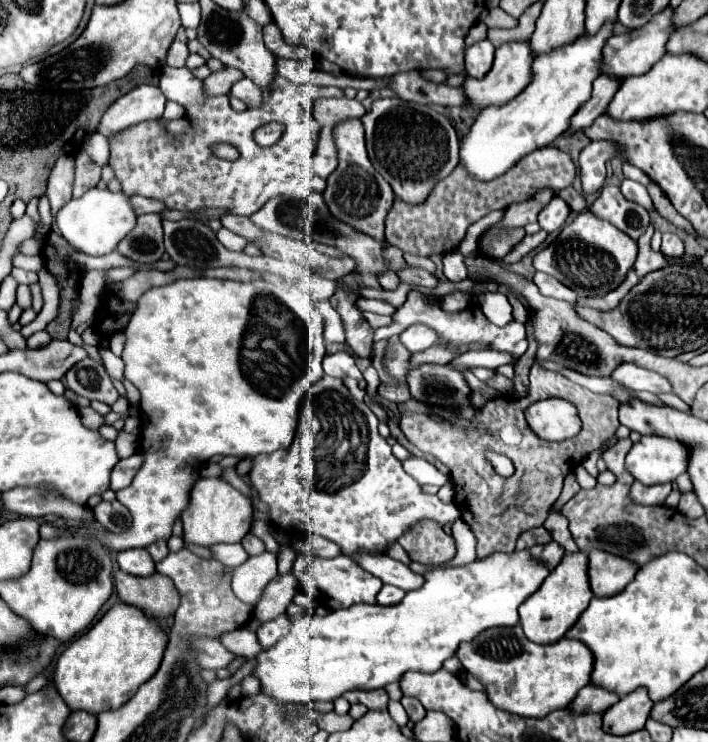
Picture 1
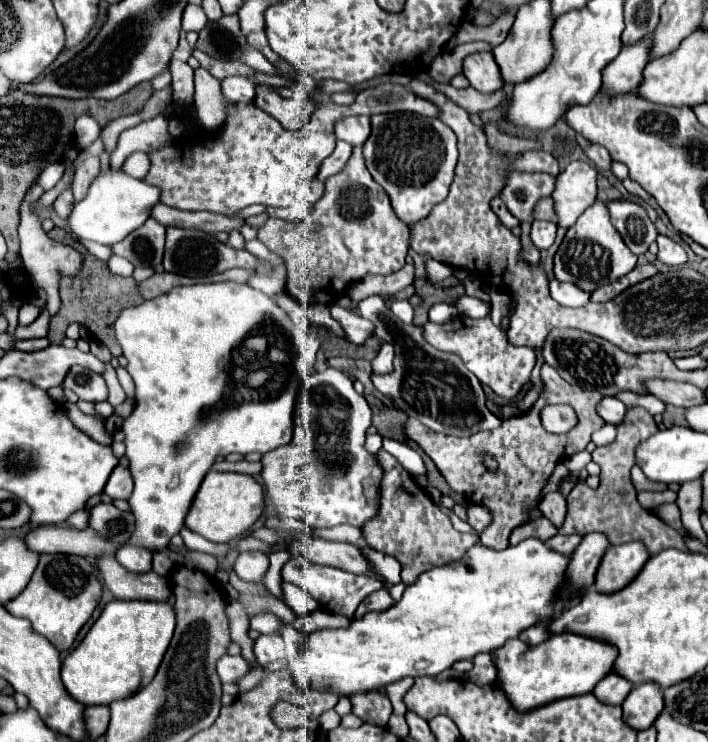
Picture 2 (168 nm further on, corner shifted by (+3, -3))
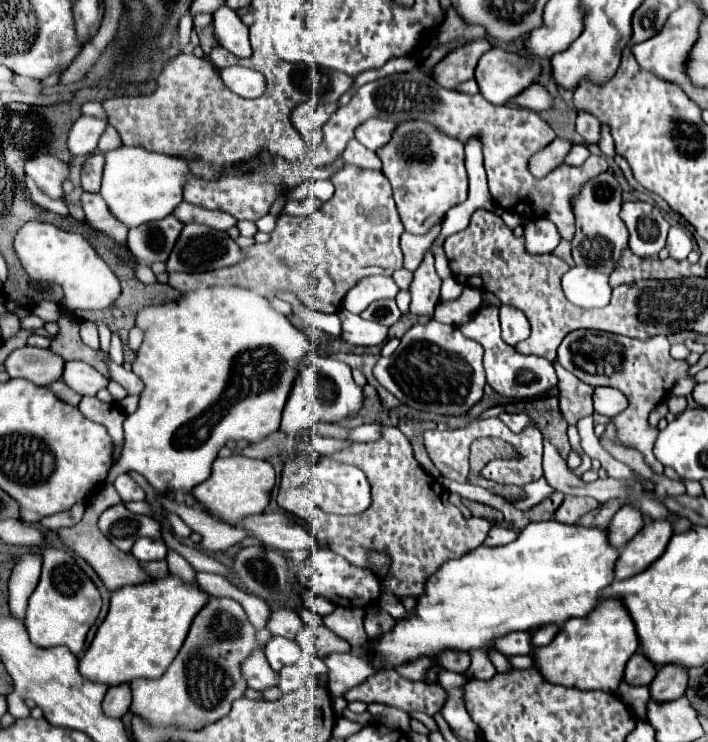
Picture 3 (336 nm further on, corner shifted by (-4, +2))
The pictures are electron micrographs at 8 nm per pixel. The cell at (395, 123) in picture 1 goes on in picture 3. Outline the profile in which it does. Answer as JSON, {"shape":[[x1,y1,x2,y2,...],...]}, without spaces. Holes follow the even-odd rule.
{"shape":[[409,120,397,126,391,142,381,148,381,172,393,188,393,200,405,232,427,234,429,228,443,220,447,210,467,200,467,172,463,164,463,144,449,138,429,122]]}

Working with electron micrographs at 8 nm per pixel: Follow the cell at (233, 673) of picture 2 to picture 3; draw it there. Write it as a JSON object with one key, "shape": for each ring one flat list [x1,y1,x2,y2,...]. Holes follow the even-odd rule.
{"shape":[[255,650,245,662,243,662,243,676,253,690,265,690,279,684,279,674,271,670,271,666,265,662,263,650]]}

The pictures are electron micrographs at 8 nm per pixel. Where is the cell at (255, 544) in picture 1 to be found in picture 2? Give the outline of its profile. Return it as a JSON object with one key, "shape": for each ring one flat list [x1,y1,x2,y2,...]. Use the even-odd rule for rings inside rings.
{"shape":[[244,551,234,563,234,571,242,581,258,583,262,581,264,573,268,569,268,555,260,551]]}

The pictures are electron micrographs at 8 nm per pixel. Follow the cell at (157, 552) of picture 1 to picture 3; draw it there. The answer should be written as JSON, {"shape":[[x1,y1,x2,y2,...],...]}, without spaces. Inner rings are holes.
{"shape":[[157,560,157,562,139,562,141,564,141,568,149,574,149,578,163,578,163,576,167,576,169,574,169,570,167,570,167,562,165,560]]}

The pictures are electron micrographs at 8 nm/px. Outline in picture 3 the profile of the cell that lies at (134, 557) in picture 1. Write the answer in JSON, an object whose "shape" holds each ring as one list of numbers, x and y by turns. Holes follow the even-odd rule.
{"shape":[[139,538,131,550,131,554,141,560,141,562,149,562,149,560,165,560,167,556,167,546,163,540,153,540,153,538]]}

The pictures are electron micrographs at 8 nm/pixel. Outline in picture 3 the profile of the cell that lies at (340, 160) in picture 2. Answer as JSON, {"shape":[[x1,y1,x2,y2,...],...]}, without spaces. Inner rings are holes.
{"shape":[[357,140,349,142,349,146,345,148,343,152,343,158,345,162,351,162,359,168,381,168,381,160,375,152,369,152,365,146,361,146]]}

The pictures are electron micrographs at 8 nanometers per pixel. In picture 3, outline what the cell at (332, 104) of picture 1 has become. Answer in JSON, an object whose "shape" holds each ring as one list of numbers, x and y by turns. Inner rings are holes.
{"shape":[[371,118,367,122,363,122,357,130,355,130,355,138,367,146,369,150,377,152,379,148,383,148,387,144,387,140,391,140,391,134,395,132,395,124,393,122,385,122,379,118]]}

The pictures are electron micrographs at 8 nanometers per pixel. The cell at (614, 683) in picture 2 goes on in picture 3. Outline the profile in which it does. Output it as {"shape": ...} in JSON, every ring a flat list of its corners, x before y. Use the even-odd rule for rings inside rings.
{"shape":[[637,652,629,662,627,662,627,668,625,668,625,680,629,684,635,684,635,686,645,686,649,684,657,674,657,668,653,662,649,662,649,658,645,658,643,652]]}

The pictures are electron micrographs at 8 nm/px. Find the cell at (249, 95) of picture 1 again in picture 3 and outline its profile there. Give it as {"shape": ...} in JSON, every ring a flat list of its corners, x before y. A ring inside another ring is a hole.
{"shape":[[229,66,229,68,223,68,219,74,223,78,223,84,241,98,259,98,263,96,267,86,263,74,251,68]]}

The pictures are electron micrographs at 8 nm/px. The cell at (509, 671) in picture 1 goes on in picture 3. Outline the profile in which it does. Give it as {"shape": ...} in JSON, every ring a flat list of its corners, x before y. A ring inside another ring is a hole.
{"shape":[[609,598,587,618,571,618,565,622,549,646,537,648,533,652,535,666,541,674,555,684,575,686,579,690,607,690,617,692,623,680,623,670,627,660,637,652,639,638,631,614,623,606,621,598]]}

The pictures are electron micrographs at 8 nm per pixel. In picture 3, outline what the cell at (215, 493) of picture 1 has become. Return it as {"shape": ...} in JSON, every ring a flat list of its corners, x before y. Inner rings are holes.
{"shape":[[239,454,217,458,213,474,203,484,195,486,193,496,213,514,227,522,239,522,243,516,259,514,267,508,271,490,275,486,275,470,267,460,255,460]]}

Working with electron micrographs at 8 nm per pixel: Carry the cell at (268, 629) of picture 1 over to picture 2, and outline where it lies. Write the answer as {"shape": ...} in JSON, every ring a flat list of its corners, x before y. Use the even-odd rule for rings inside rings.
{"shape":[[270,633,270,635,260,635,254,643,254,653,258,663,264,667,270,661,284,659,284,641,280,633]]}

